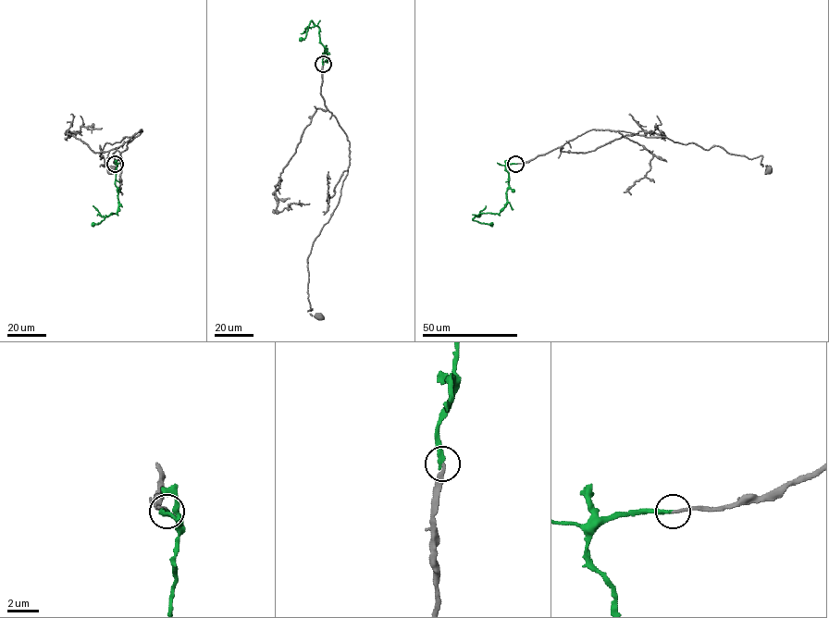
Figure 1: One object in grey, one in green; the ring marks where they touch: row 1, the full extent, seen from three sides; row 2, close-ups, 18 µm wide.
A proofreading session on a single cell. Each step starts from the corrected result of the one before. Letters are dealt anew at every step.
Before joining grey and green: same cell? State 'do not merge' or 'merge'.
merge

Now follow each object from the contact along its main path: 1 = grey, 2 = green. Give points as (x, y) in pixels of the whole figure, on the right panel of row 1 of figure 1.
1: (516, 164), (599, 129), (665, 137), (706, 150), (719, 146), (750, 159), (761, 155), (760, 163), (769, 169)
2: (516, 163), (505, 167), (509, 186), (503, 208), (498, 213), (480, 213), (472, 219), (492, 224)

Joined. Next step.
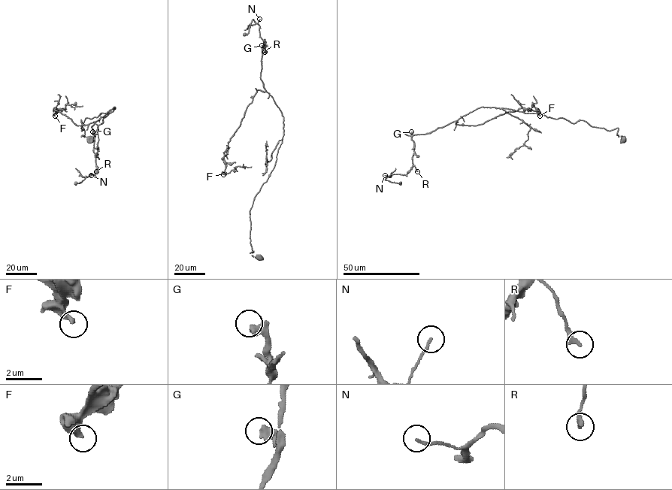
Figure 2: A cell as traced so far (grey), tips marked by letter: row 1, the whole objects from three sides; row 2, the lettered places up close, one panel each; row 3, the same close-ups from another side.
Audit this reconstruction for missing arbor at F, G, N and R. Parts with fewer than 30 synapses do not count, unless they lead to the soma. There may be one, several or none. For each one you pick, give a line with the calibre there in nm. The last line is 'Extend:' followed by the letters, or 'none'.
F: 260 nm
Extend: F

